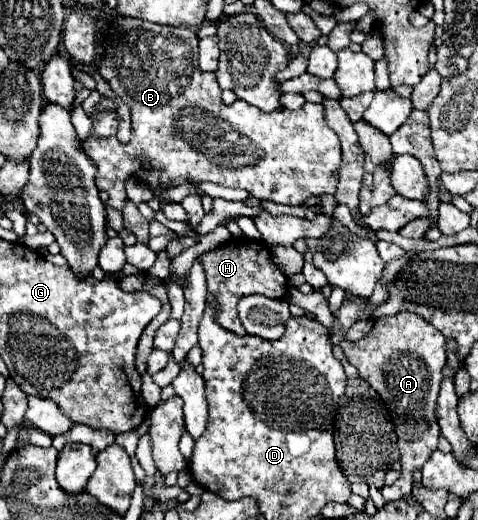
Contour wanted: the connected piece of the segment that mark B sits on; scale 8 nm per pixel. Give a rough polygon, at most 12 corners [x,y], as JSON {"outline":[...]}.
{"outline":[[116,17],[100,75],[132,141],[84,153],[124,181],[210,181],[300,205],[334,195],[322,103],[222,103],[198,37]]}

